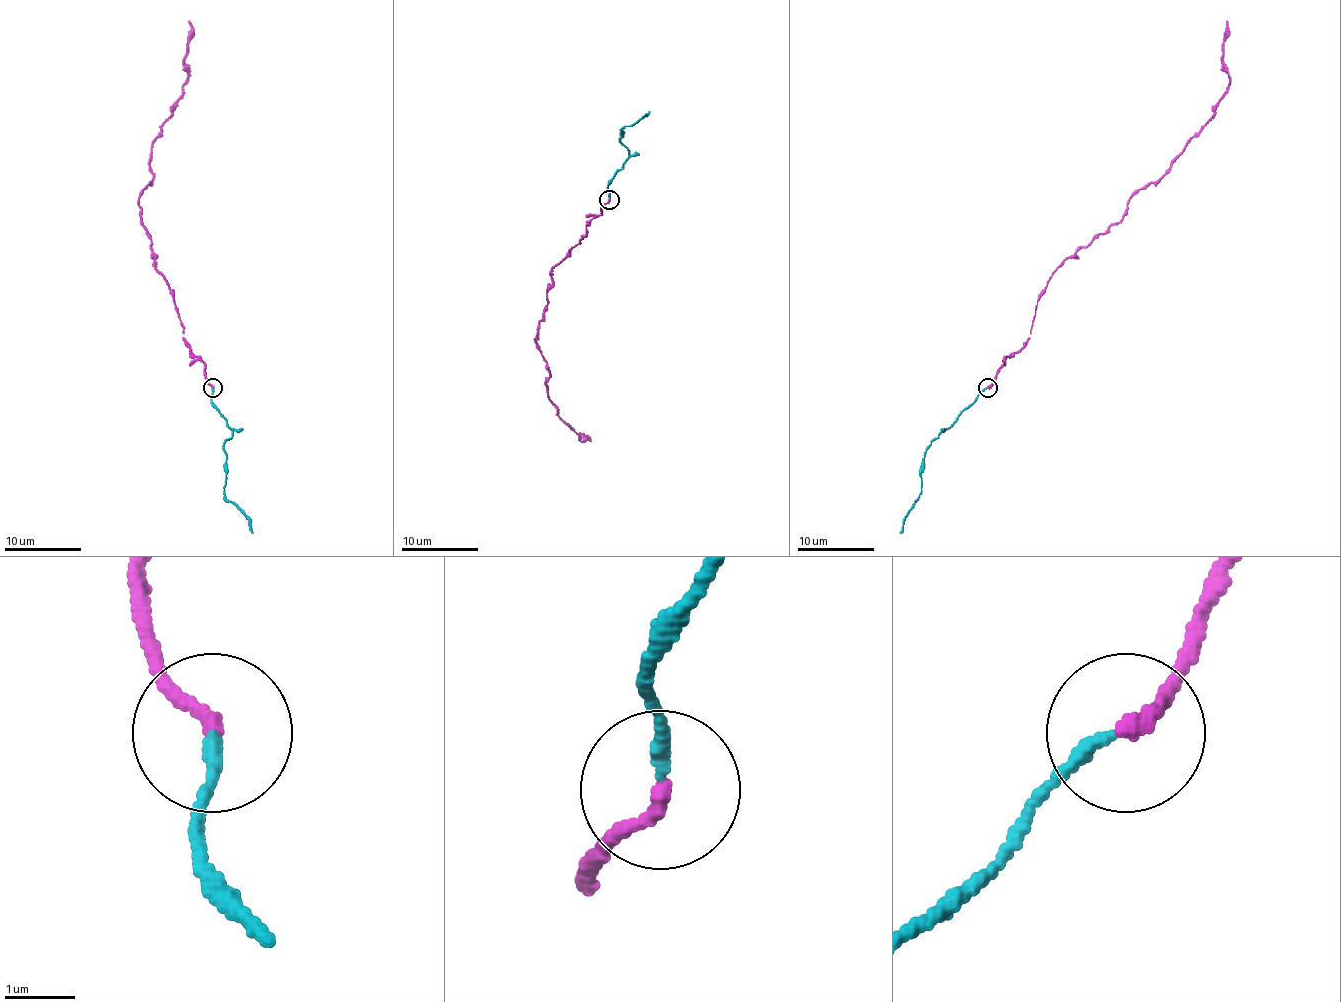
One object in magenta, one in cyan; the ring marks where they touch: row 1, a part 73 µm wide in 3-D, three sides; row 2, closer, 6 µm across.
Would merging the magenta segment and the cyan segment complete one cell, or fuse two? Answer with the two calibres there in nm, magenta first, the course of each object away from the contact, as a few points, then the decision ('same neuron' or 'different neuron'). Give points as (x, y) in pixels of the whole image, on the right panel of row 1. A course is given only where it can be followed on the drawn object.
240/180 nm | magenta via (987, 387), (1030, 337), (1037, 294), (1059, 265), (1115, 225), (1211, 117), (1227, 90), (1227, 20) | cyan via (987, 387), (925, 451), (920, 495), (902, 520), (900, 532) | same neuron

